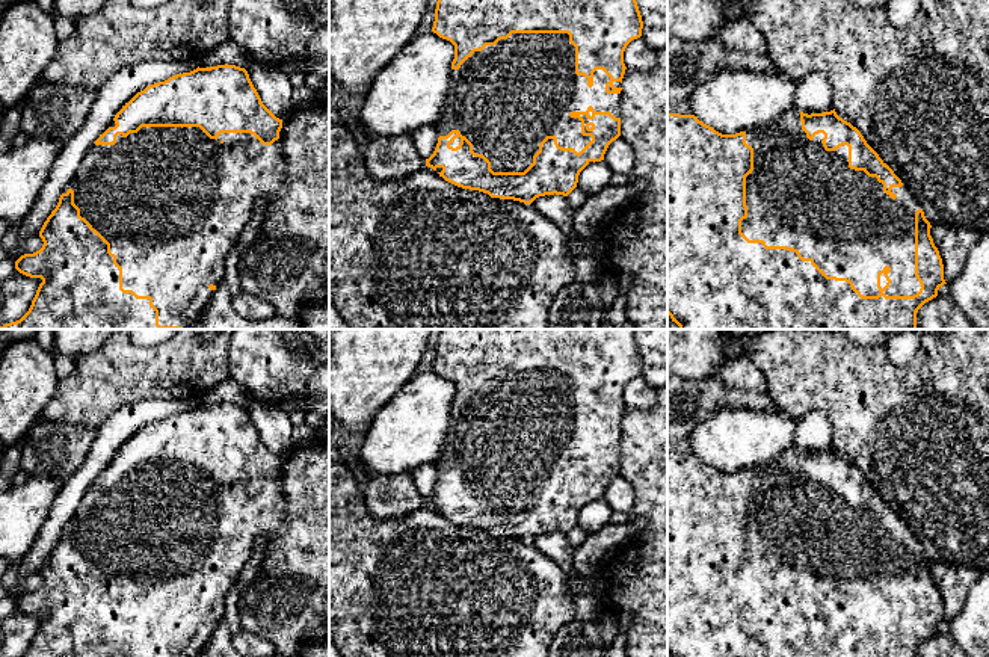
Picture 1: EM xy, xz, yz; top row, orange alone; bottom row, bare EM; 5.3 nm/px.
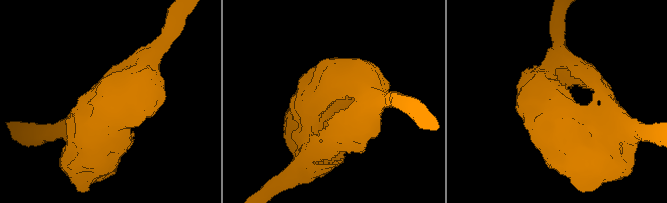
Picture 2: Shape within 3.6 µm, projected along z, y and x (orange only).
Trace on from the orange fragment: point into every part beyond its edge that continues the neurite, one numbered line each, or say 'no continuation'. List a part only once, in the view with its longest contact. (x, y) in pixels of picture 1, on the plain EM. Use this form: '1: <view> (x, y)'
1: yz (799, 533)

